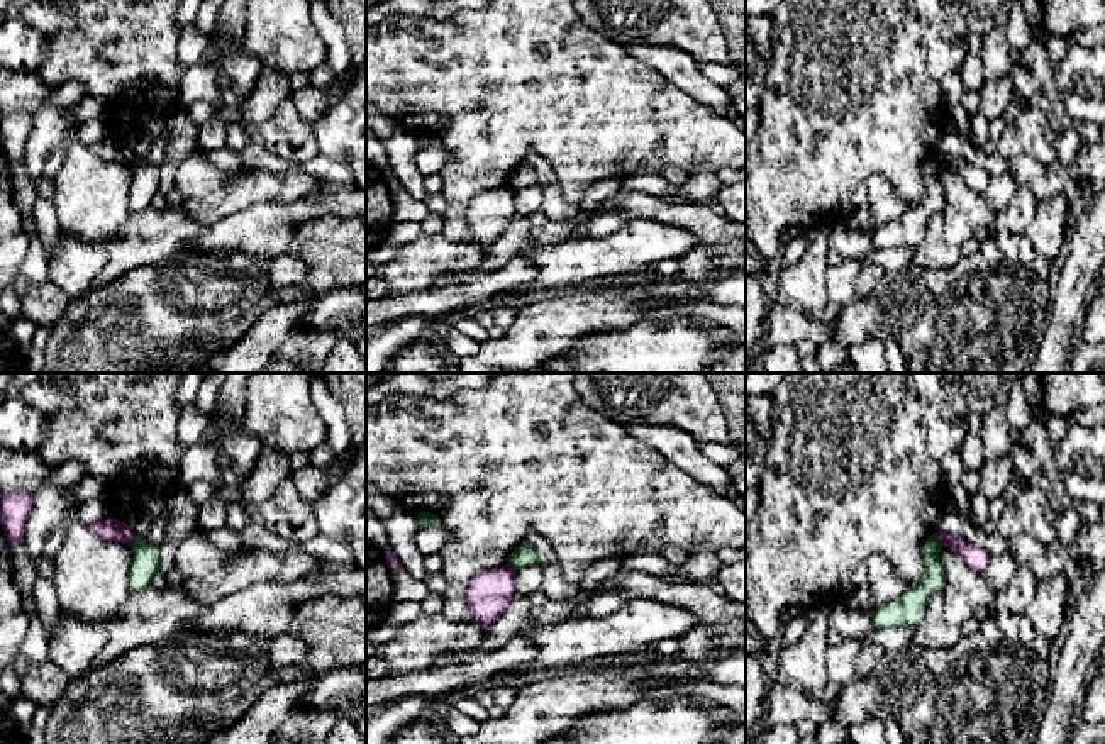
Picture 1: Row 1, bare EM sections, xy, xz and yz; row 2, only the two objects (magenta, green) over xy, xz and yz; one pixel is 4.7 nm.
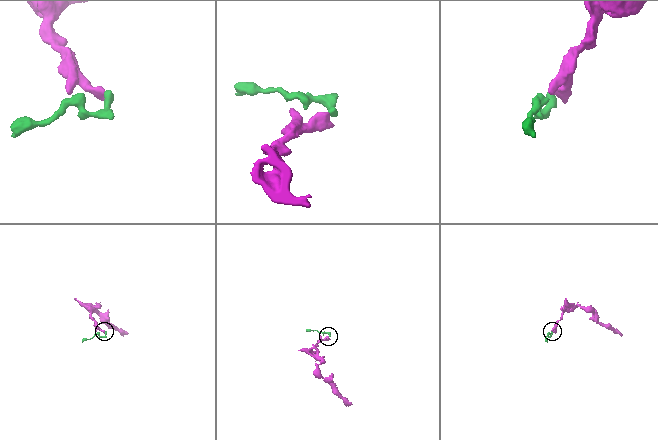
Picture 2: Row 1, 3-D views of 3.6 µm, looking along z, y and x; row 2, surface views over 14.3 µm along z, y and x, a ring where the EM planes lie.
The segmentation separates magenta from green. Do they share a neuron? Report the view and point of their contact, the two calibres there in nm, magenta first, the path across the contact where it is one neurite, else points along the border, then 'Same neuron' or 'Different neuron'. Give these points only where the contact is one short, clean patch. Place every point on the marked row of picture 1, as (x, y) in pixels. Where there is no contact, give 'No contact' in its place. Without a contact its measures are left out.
Touches magenta at yz (939, 539). Thickness 120 nm (magenta) against 110 nm. Boundary: yz (934, 533), (943, 544). Different neuron

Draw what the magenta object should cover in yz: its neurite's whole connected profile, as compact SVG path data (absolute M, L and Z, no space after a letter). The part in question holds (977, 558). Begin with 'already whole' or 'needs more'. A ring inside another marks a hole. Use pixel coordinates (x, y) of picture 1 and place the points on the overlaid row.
already whole | M936 532L939 537L939 542L944 547L952 549L968 568L971 568L973 571L978 573L985 573L991 556L988 554L986 549L976 546L976 544L969 544L952 534L947 532Z

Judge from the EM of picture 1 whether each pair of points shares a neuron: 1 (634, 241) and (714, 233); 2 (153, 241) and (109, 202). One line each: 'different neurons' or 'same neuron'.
1: different neurons
2: different neurons

